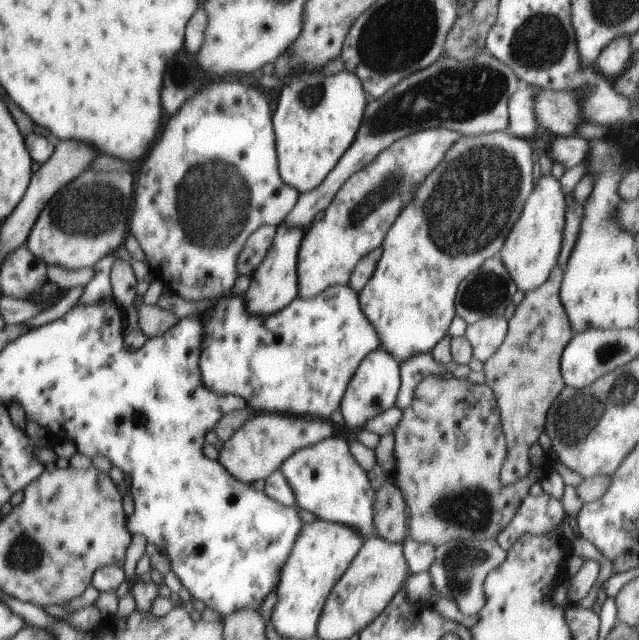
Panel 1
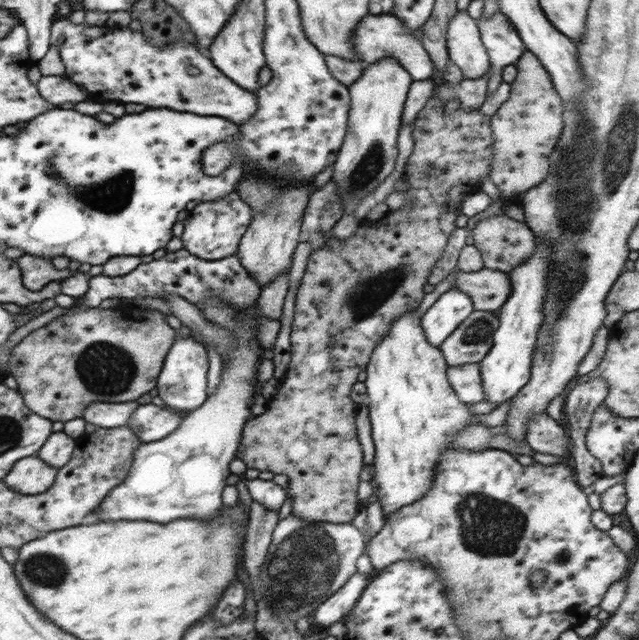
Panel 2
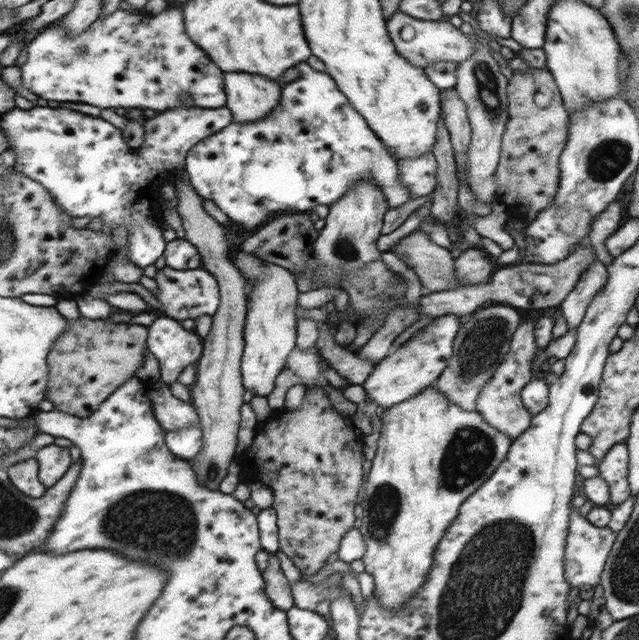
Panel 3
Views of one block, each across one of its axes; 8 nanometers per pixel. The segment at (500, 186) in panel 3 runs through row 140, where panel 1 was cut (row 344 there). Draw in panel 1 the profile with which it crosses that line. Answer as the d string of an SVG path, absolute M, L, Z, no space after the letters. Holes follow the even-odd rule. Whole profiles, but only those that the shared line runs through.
M553 266L546 282L533 291L526 291L523 300L515 306L507 335L501 347L485 362L486 384L492 389L500 416L507 458L501 466L502 484L528 478L530 472L529 448L545 430L548 411L564 388L561 356L574 332L560 300L559 290L563 270Z

